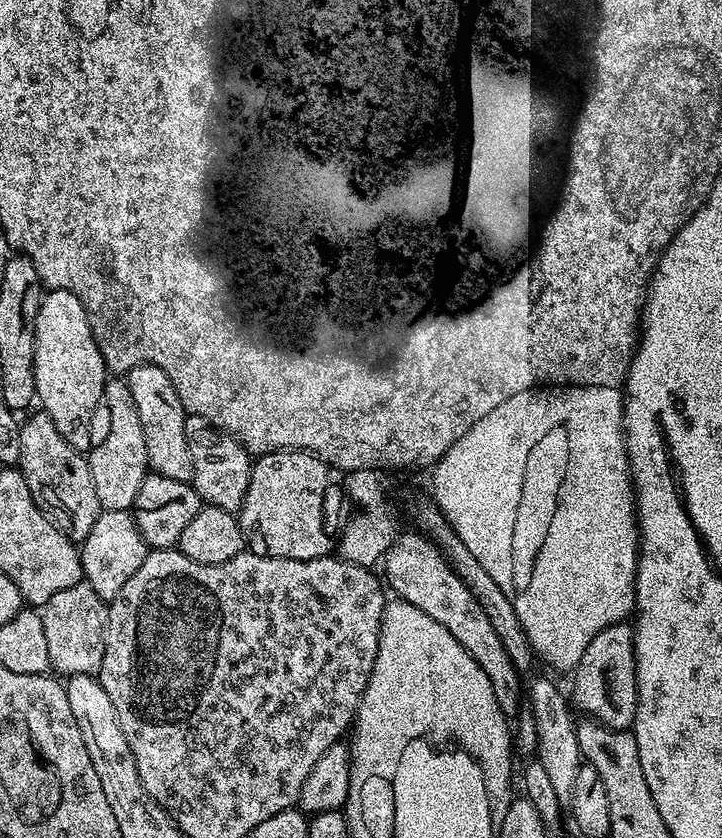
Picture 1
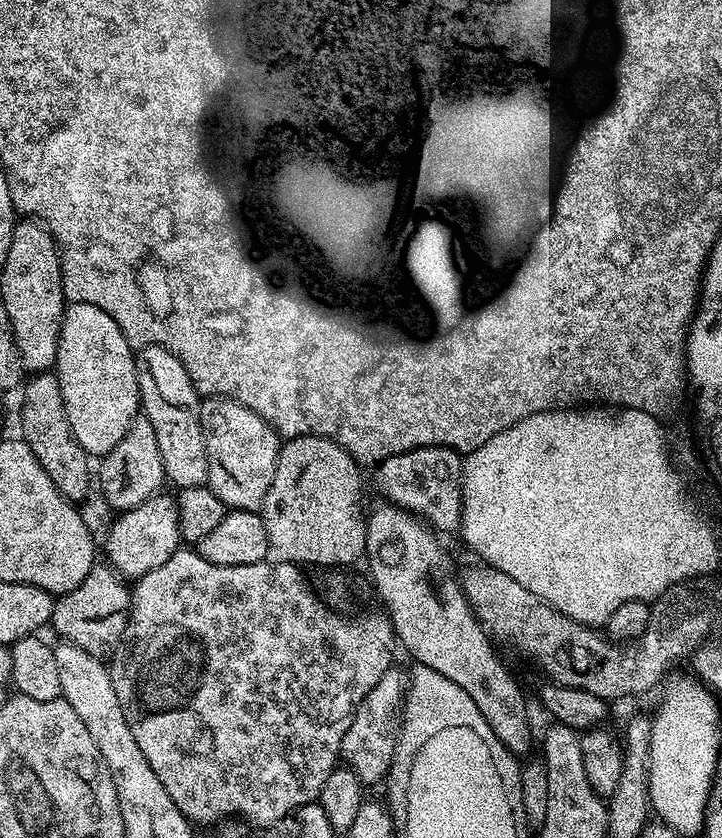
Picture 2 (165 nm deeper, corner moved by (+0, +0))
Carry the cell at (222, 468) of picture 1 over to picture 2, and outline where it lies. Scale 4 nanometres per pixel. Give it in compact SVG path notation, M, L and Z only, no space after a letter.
M210 396L201 399L200 425L208 455L207 488L224 503L225 509L241 512L257 511L266 498L266 490L270 490L270 482L274 482L281 437L258 413L244 404L239 404L237 400L229 400L227 396Z

